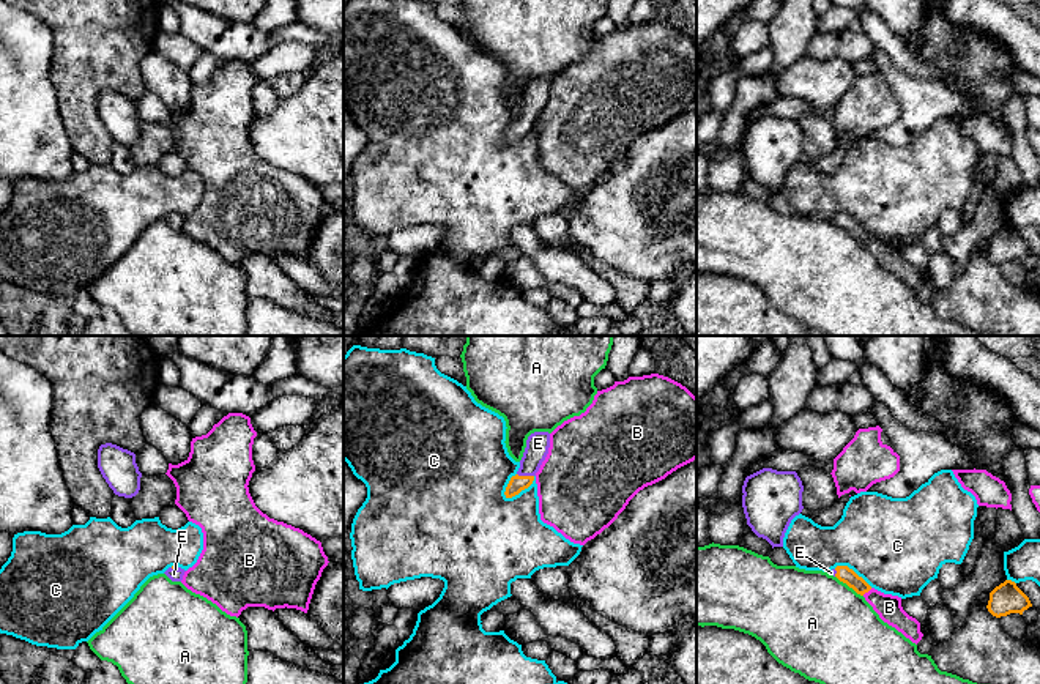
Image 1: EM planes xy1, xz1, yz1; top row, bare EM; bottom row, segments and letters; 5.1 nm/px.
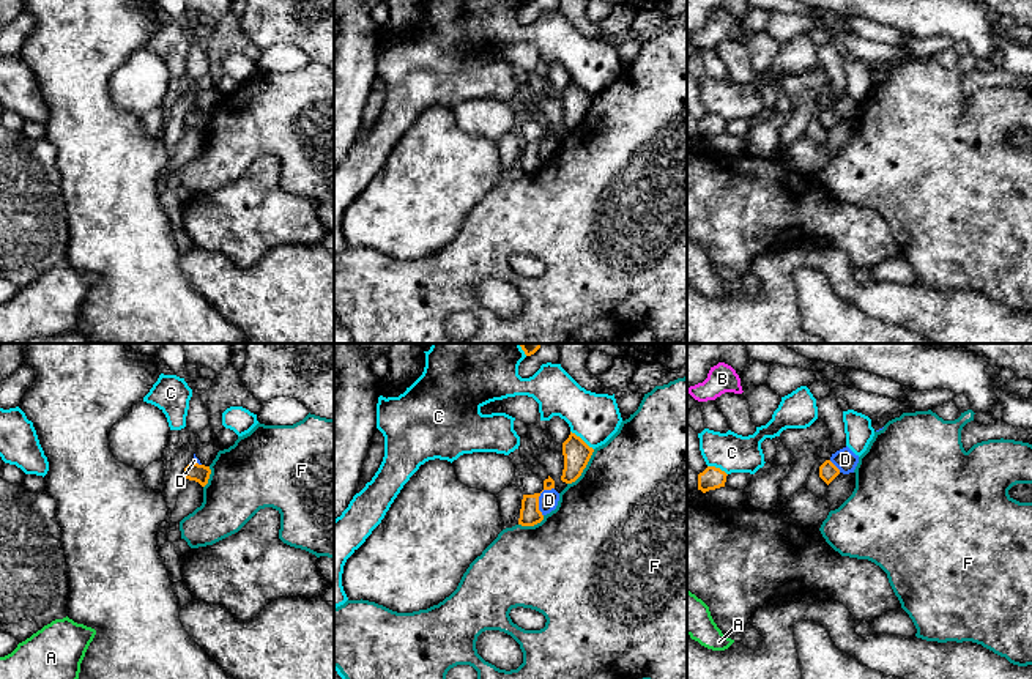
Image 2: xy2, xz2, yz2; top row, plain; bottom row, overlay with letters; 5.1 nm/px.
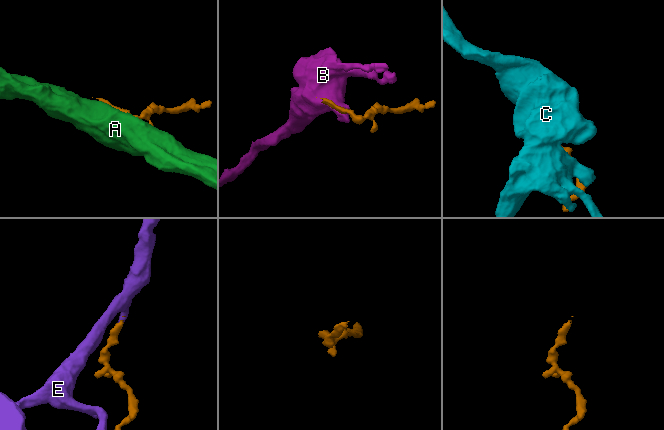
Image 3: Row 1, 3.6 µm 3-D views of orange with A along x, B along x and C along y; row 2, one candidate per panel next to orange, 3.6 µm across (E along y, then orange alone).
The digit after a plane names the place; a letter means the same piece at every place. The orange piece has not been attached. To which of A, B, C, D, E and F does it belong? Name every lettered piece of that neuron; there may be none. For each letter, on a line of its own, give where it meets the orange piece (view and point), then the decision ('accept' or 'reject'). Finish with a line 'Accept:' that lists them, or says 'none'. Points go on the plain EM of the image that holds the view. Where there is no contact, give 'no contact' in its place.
A: yz1 (850, 234) | reject
B: yz1 (867, 238) | reject
C: xz1 (520, 137) | reject
D: xz2 (538, 145) | reject
E: xz1 (525, 123) | accept
F: xz2 (585, 114) | reject
Accept: E

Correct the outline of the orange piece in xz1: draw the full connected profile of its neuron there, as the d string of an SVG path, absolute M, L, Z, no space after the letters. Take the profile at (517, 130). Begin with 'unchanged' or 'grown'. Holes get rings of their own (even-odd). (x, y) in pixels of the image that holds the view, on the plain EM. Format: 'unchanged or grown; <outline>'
grown; M534 79L528 84L526 95L520 107L520 115L517 121L511 125L506 134L506 145L518 142L522 137L528 136L533 131L536 120L548 101L548 95L548 79Z

